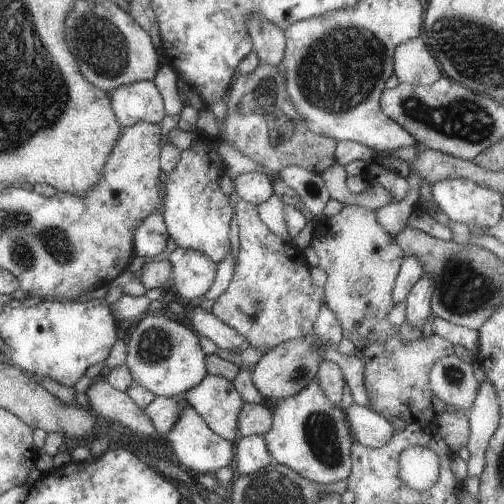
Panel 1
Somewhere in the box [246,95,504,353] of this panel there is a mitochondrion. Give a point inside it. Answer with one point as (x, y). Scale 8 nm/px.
(464, 290)

